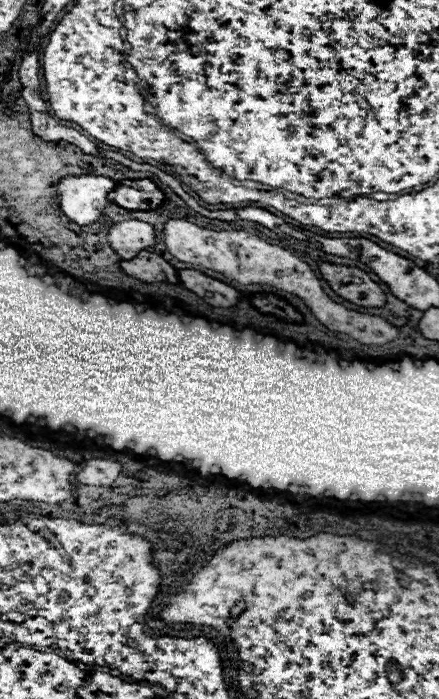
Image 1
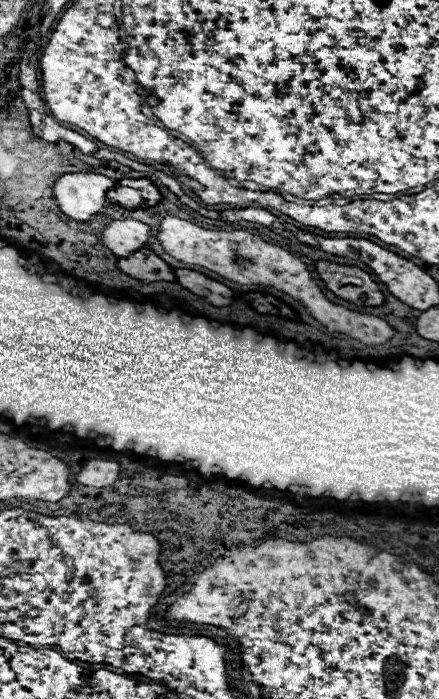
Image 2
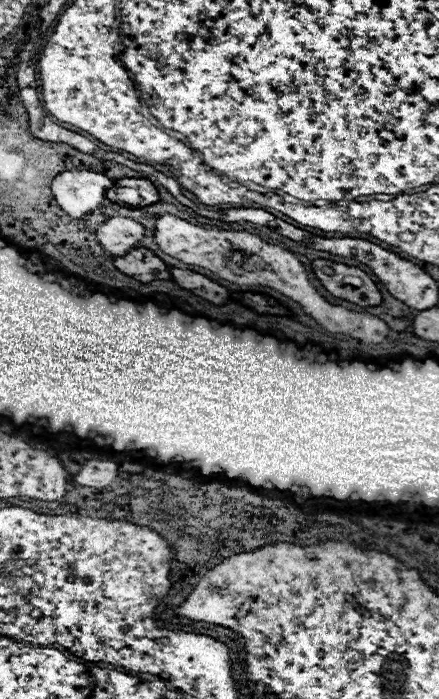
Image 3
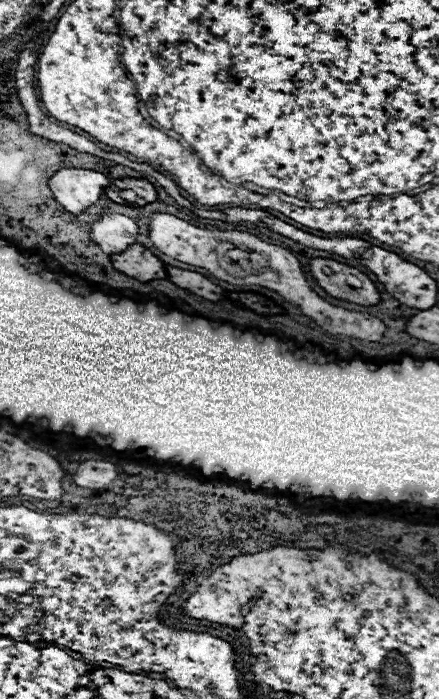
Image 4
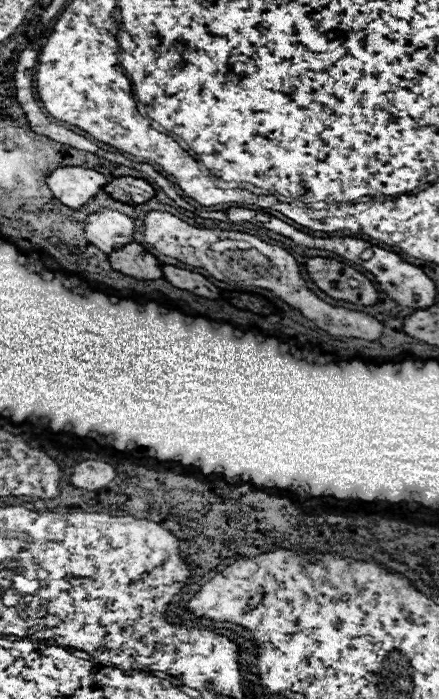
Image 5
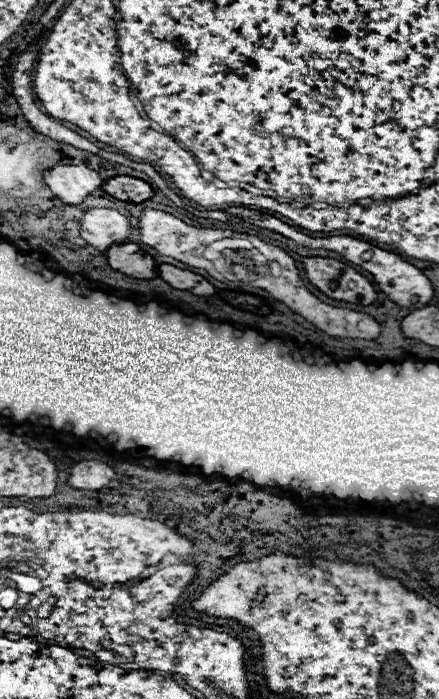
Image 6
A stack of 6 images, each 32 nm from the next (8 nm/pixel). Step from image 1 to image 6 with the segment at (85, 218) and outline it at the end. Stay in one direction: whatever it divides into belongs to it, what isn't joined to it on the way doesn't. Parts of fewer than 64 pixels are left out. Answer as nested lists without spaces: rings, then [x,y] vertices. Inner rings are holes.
[[[56,166],[44,172],[44,182],[64,204],[76,206],[100,188],[104,178],[86,166]]]

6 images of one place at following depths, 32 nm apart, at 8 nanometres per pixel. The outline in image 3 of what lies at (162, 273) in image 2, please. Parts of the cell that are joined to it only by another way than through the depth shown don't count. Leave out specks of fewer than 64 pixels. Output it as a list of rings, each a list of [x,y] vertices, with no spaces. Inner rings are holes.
[[[134,248],[126,256],[116,256],[116,268],[140,282],[152,280],[172,280],[170,268],[154,256],[148,248]]]

